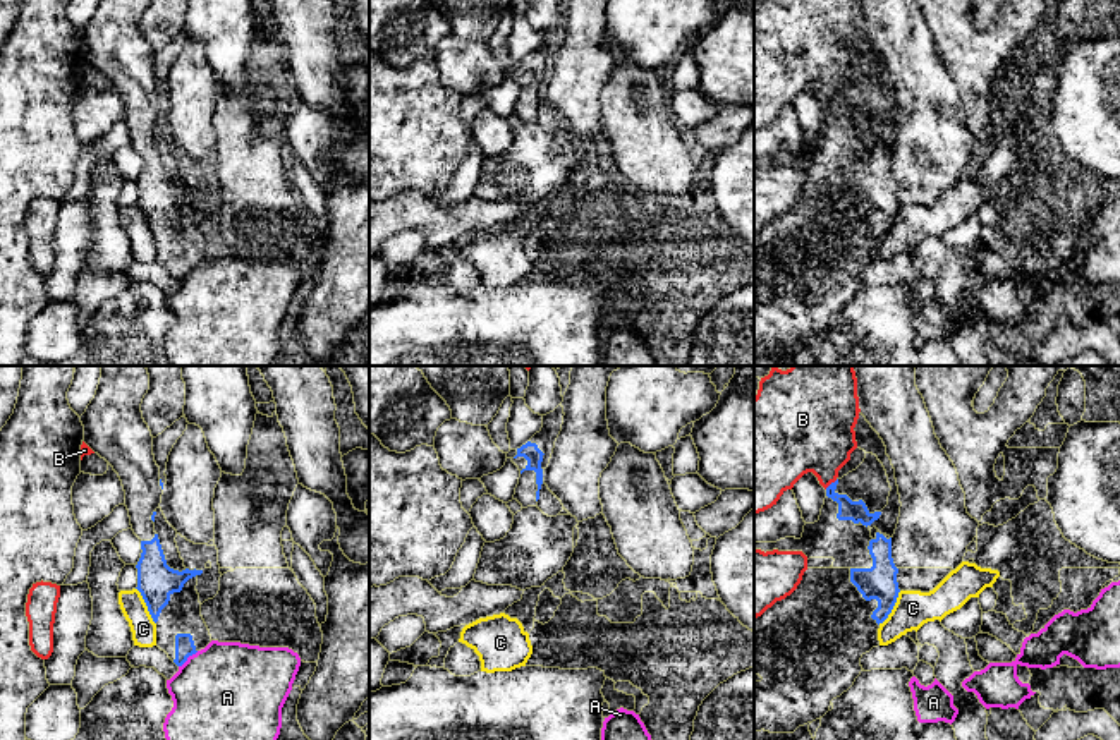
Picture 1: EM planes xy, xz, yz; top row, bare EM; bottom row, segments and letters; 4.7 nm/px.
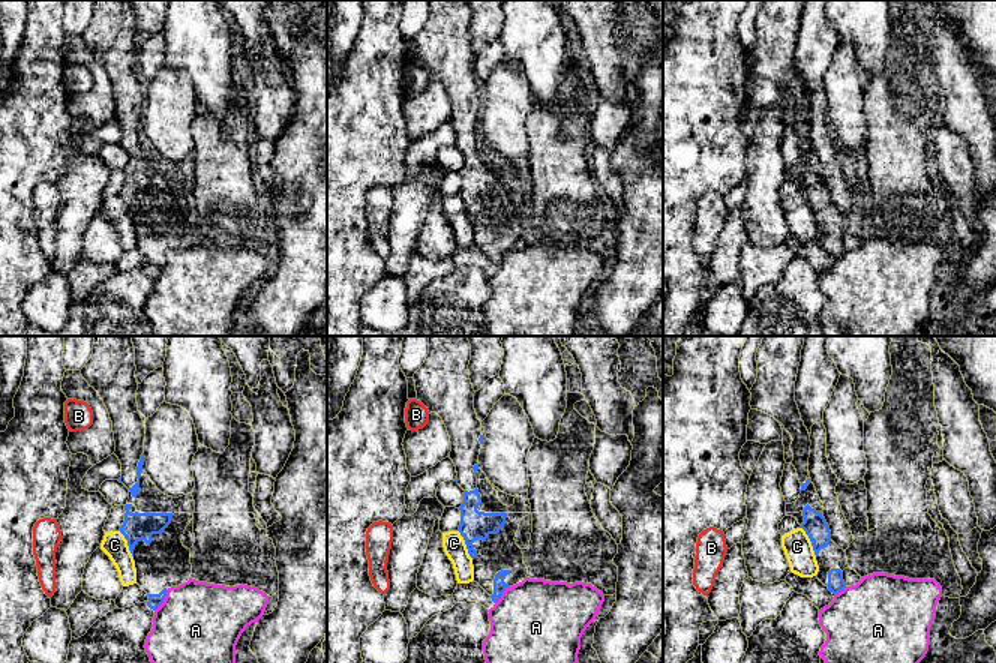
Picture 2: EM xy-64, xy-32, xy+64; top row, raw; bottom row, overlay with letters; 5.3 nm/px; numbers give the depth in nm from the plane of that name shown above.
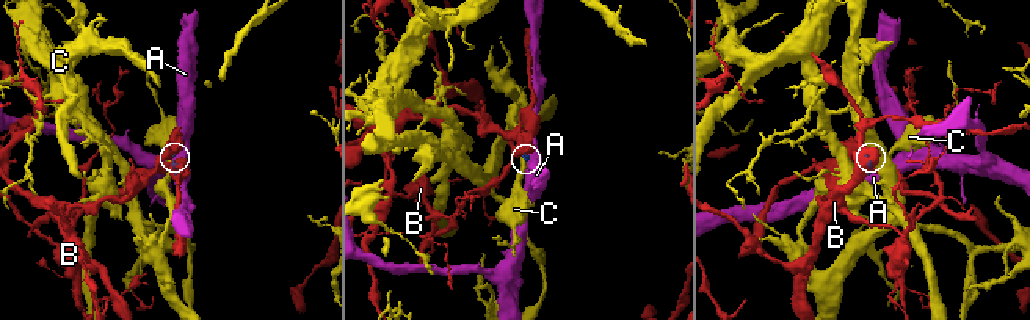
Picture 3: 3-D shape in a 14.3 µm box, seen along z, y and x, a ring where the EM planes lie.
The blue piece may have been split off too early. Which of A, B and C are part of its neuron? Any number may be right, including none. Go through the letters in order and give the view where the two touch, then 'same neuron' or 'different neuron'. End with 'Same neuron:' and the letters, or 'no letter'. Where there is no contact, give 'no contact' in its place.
A: meets blue in xy; different neuron
B: meets blue in yz; different neuron
C: meets blue in xy; different neuron
Same neuron: no letter

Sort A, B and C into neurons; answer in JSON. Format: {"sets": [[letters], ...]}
{"sets": [["A"], ["B"], ["C"]]}

